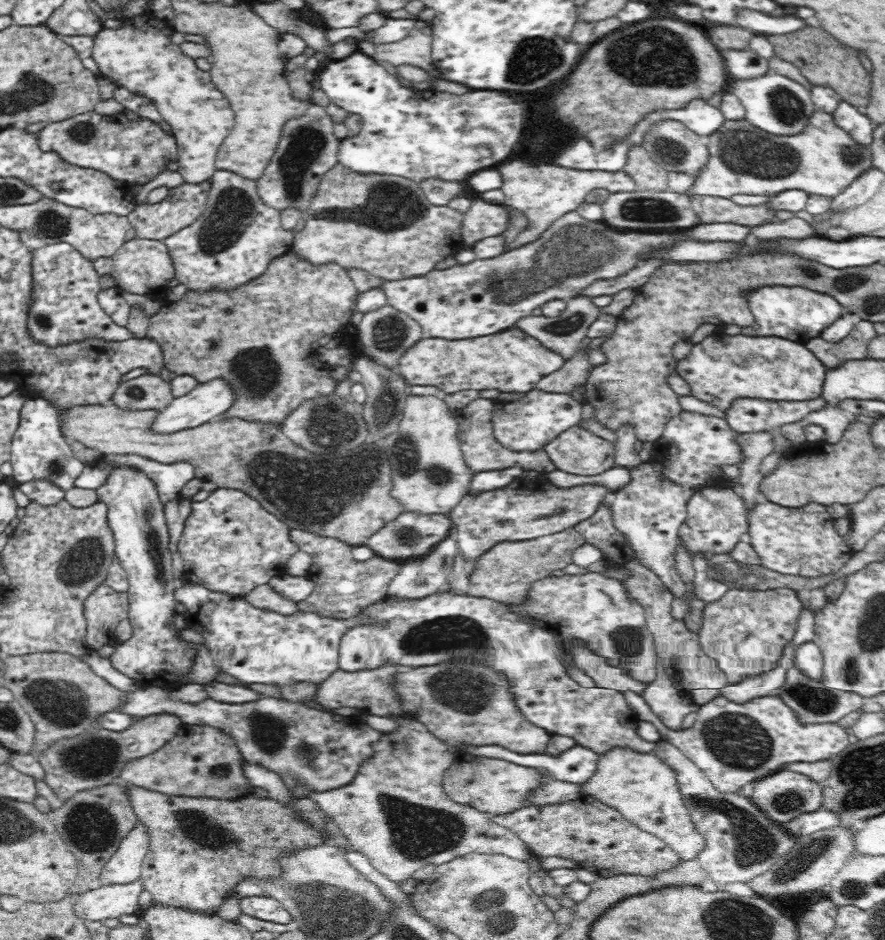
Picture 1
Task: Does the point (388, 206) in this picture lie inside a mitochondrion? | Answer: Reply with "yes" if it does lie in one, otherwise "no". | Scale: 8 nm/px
yes

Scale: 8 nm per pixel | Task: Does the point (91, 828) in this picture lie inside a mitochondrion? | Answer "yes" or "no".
yes

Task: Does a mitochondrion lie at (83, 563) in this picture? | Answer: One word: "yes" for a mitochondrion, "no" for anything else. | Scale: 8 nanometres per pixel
yes

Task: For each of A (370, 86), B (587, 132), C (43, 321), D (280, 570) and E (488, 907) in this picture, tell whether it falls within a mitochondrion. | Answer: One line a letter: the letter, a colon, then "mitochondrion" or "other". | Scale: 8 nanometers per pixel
A: other
B: other
C: mitochondrion
D: other
E: mitochondrion

